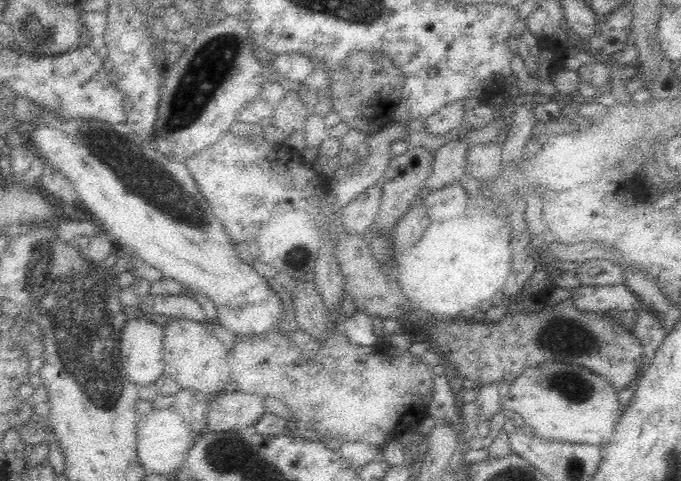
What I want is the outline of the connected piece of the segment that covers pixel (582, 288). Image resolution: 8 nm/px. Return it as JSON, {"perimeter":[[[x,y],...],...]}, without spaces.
{"perimeter":[[[624,283],[615,285],[576,285],[570,301],[580,311],[627,312],[640,309],[640,297]]]}

